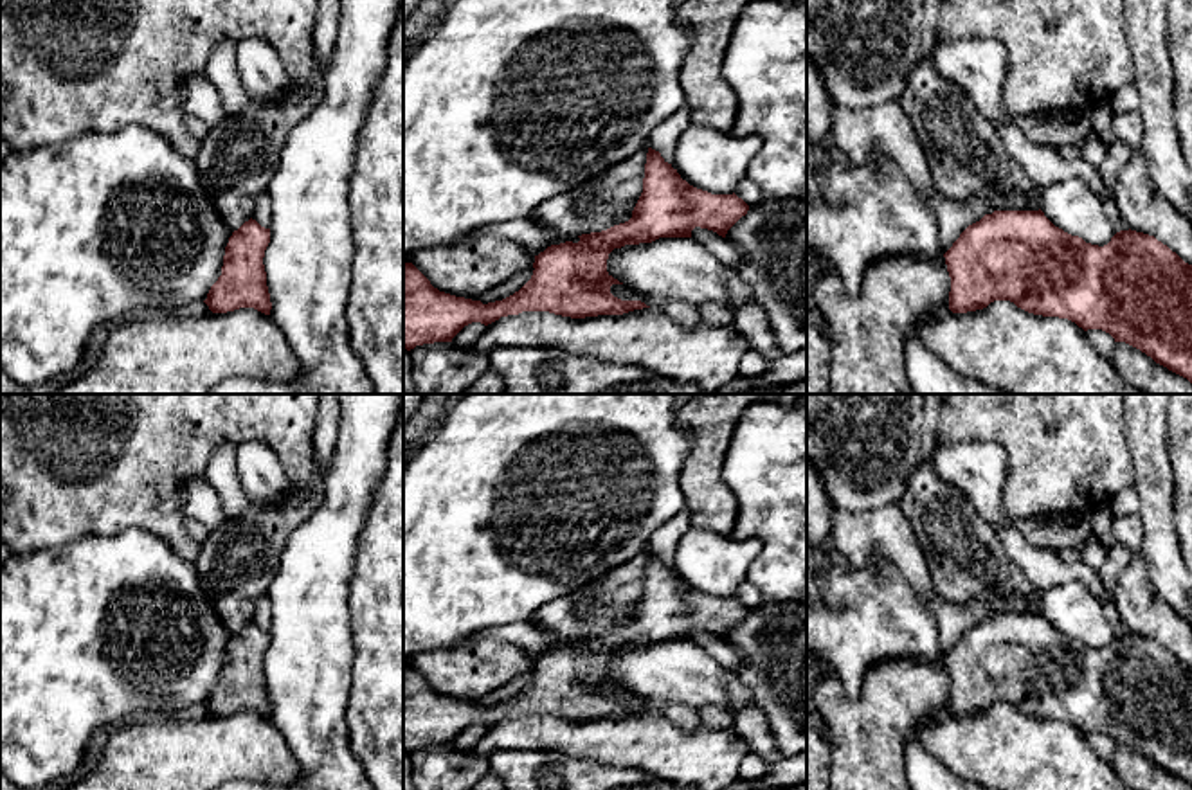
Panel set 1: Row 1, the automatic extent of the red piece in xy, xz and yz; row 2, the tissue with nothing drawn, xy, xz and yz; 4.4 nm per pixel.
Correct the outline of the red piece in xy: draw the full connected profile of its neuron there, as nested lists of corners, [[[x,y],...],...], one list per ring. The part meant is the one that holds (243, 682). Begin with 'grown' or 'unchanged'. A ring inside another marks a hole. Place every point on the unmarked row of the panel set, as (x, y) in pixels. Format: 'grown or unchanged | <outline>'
unchanged | [[[252,621],[232,635],[225,650],[221,678],[203,704],[212,716],[254,711],[270,718],[272,705],[263,668],[268,646],[270,632]]]

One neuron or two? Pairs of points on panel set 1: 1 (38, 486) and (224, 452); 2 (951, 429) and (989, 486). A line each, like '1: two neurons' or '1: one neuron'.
1: two neurons
2: two neurons

